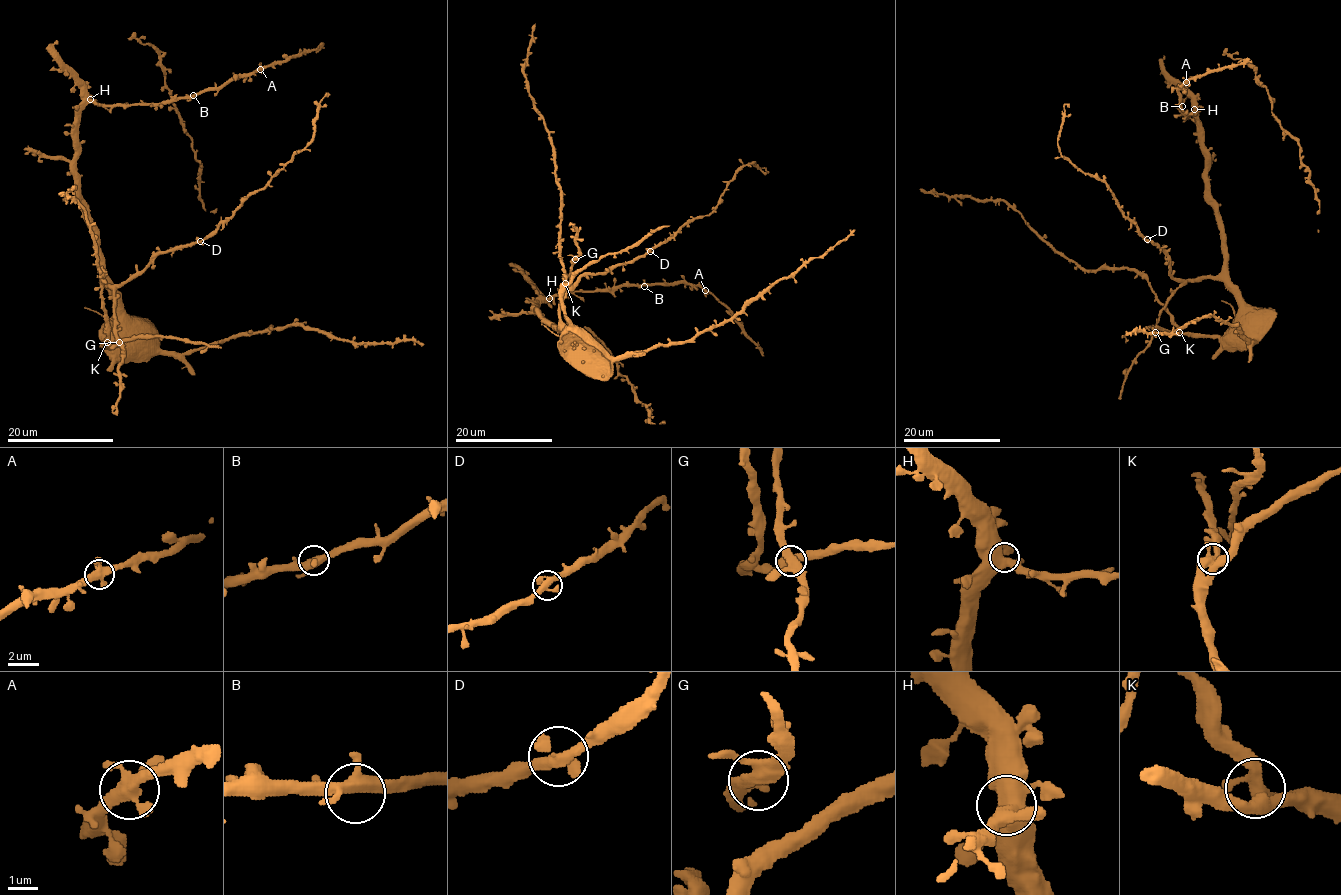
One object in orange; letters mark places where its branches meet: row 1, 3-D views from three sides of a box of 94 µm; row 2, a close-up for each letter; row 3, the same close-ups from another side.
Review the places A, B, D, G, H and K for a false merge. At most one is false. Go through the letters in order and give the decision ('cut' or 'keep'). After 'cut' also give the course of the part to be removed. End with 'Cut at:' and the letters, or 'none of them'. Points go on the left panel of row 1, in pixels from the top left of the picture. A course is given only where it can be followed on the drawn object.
A: keep
B: keep
D: keep
G: keep
H: keep
K: keep
Cut at: none of them

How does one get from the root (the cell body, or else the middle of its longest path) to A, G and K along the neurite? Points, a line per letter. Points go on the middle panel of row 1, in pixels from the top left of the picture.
A: (572, 332), (573, 343), (537, 310), (538, 306), (563, 293), (616, 291), (623, 286), (689, 282), (706, 291)
G: (572, 332), (573, 343), (561, 325), (560, 305), (569, 286), (571, 266), (575, 259)
K: (572, 332), (562, 300), (565, 283)

